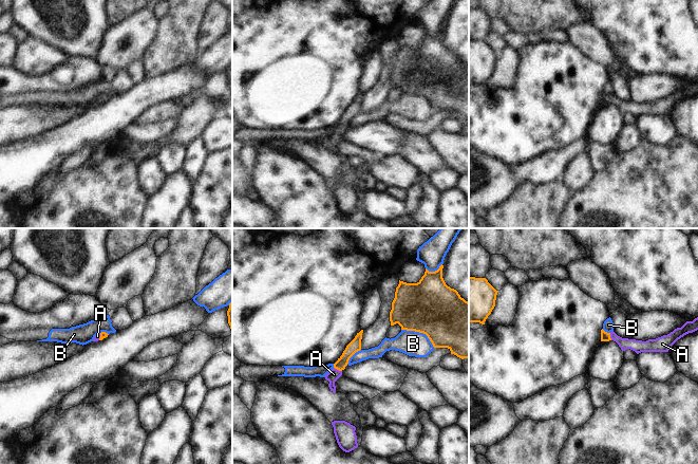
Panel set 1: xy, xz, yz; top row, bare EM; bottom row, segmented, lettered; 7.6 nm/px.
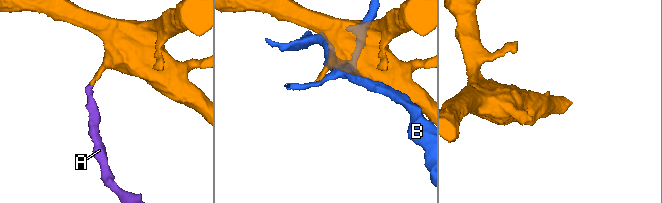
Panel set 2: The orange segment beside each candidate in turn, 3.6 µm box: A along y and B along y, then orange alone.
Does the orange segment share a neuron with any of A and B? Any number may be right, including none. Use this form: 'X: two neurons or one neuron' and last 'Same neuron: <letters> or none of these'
A: one neuron
B: two neurons
Same neuron: A

